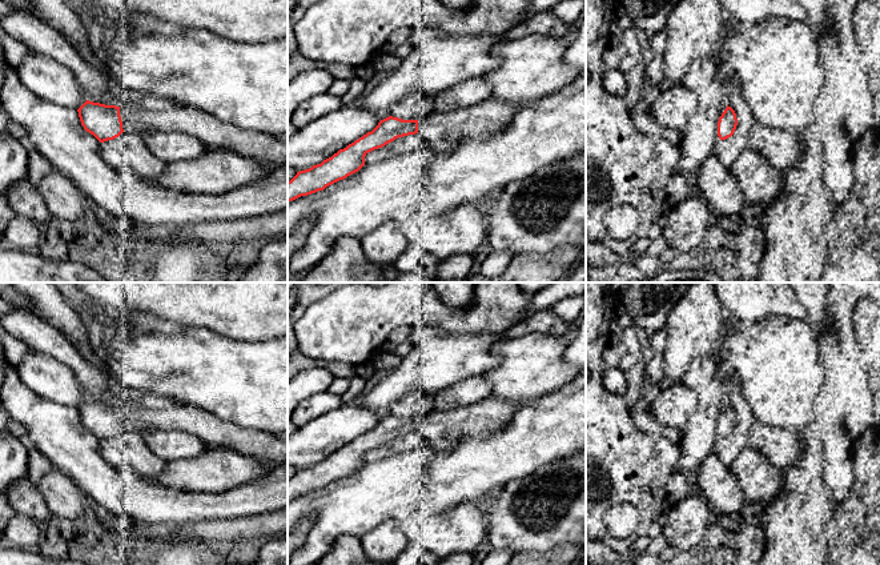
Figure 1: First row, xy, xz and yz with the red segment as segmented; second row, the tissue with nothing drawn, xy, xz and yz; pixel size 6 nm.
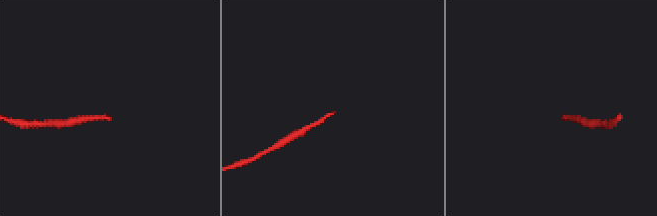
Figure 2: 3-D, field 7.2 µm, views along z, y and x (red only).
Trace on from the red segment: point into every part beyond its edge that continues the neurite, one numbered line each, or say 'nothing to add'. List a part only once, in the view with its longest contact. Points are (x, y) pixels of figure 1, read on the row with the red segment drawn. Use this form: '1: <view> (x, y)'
1: xy (141, 112)

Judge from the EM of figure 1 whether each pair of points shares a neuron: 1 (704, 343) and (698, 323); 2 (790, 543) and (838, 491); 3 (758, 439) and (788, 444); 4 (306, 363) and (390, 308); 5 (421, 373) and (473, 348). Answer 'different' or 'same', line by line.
1: same
2: different
3: same
4: different
5: same

